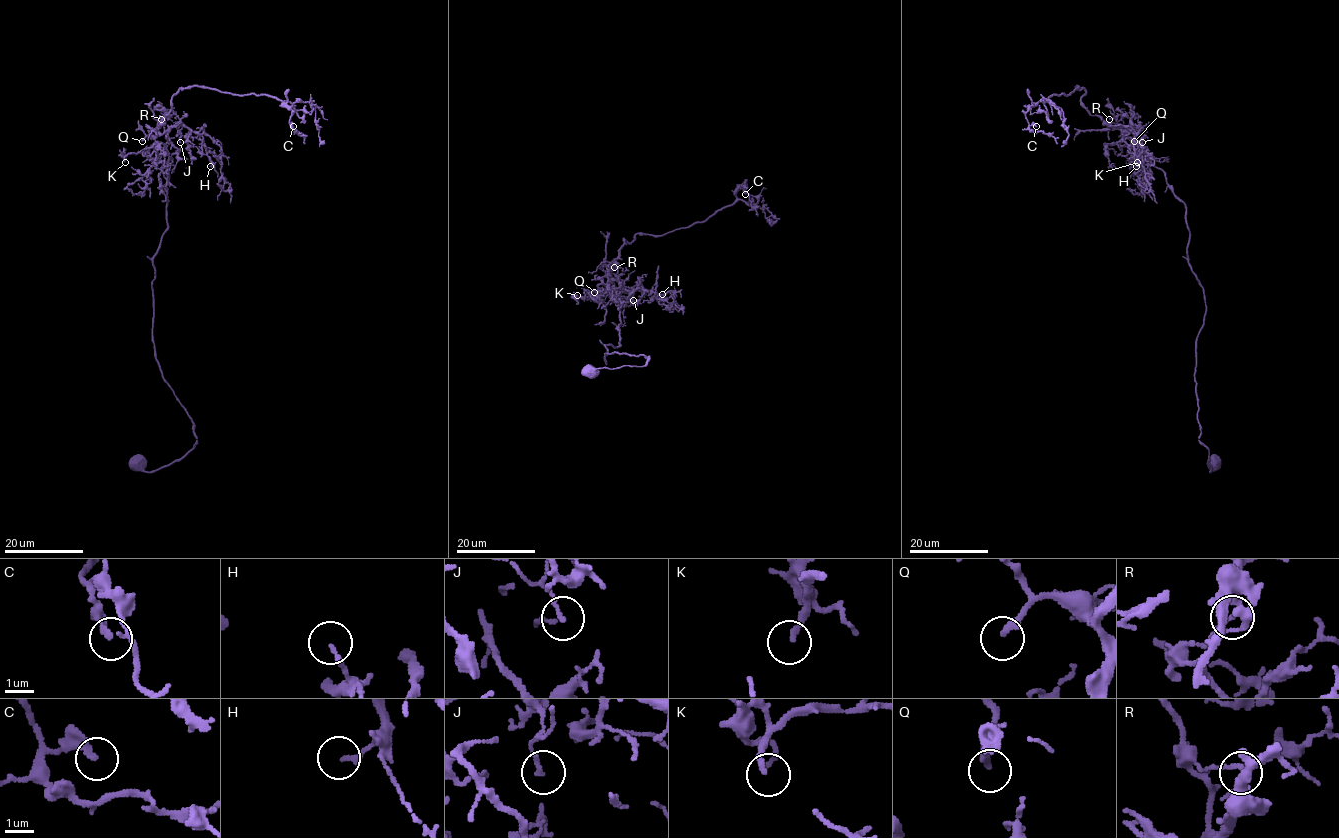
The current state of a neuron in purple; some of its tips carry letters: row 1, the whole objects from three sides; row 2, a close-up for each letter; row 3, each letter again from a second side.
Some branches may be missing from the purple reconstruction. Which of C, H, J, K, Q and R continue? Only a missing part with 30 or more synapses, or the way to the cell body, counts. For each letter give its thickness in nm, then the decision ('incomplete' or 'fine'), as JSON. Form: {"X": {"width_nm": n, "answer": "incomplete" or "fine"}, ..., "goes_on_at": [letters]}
{"C": {"width_nm": 180, "answer": "fine"}, "H": {"width_nm": 170, "answer": "fine"}, "J": {"width_nm": 150, "answer": "fine"}, "K": {"width_nm": 180, "answer": "fine"}, "Q": {"width_nm": 220, "answer": "incomplete"}, "R": {"width_nm": 130, "answer": "fine"}, "goes_on_at": ["Q"]}

